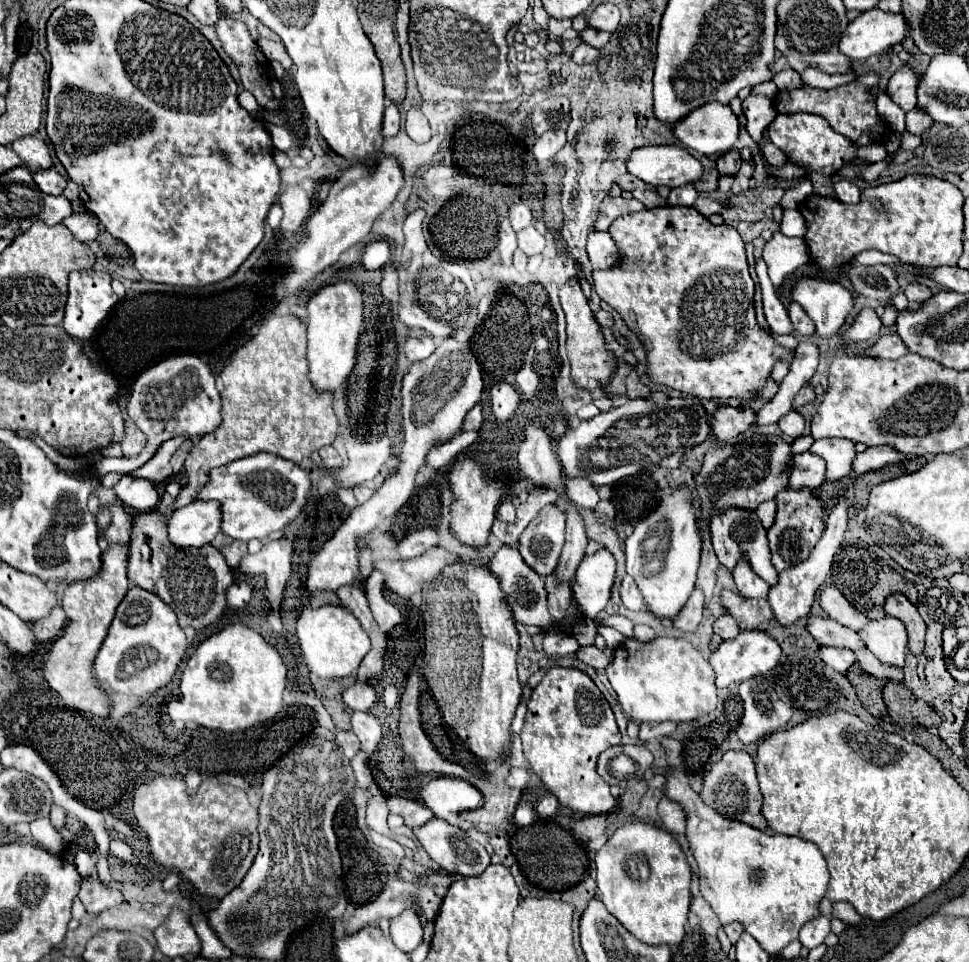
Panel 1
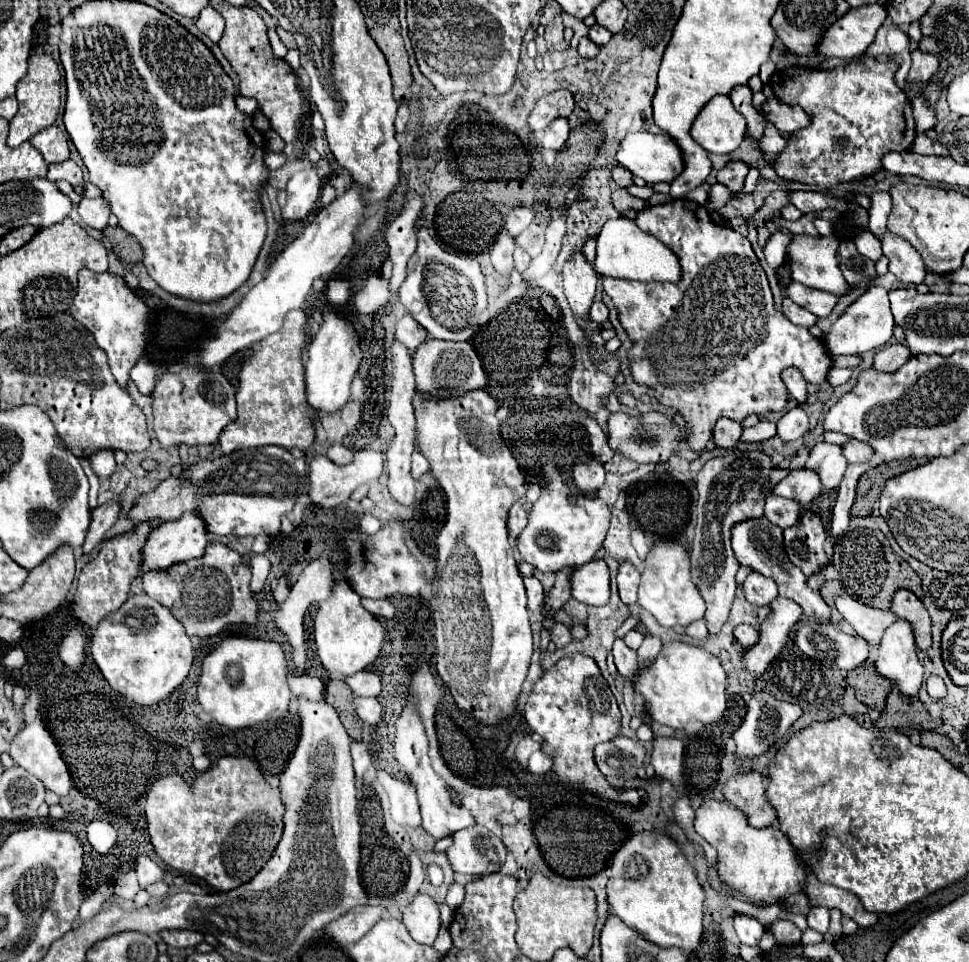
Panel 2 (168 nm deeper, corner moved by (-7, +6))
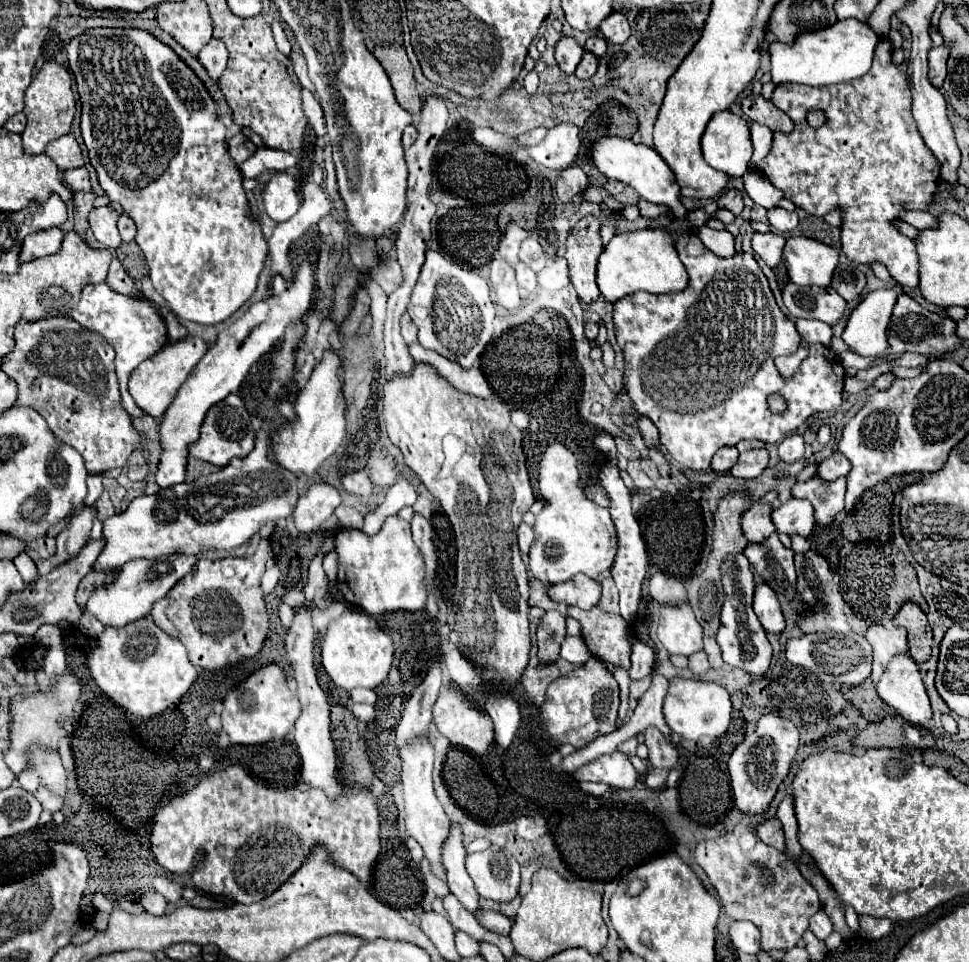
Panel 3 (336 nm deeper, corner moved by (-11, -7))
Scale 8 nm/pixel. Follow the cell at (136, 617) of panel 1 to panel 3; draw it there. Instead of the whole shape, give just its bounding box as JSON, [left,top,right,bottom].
[89,617,197,715]

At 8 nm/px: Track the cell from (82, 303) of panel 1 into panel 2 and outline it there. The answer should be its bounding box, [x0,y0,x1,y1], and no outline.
[69,270,149,388]

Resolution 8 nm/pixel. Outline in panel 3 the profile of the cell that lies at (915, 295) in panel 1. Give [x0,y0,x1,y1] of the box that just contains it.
[757,37,939,289]

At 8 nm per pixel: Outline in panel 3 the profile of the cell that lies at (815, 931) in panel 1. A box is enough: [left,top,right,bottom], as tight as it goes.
[809,911,831,939]

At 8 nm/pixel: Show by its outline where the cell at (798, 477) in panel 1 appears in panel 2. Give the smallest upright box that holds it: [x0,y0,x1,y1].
[773,470,821,508]

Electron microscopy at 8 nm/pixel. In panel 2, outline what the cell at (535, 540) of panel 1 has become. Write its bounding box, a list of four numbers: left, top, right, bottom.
[517,460,611,572]

